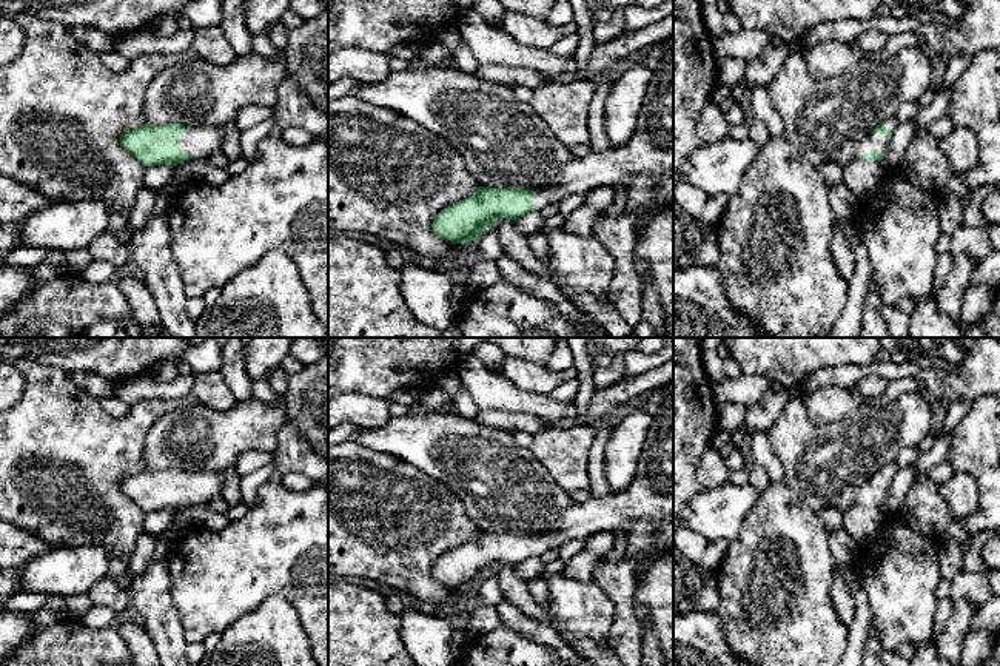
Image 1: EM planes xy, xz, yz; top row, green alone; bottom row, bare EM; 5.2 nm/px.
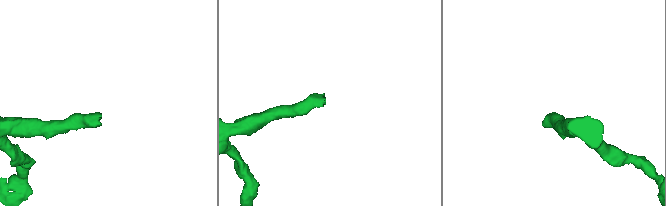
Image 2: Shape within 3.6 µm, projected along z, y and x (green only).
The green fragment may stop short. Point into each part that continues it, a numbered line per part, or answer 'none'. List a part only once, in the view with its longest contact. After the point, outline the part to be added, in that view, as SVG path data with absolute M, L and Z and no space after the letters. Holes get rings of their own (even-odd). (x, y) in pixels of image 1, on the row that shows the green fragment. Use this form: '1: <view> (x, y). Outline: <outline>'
1: xy (199, 142). Outline: M190 125L186 133L179 136L179 146L188 154L188 159L174 166L173 180L159 193L165 197L183 191L193 180L191 163L210 157L222 150L222 130L219 126Z

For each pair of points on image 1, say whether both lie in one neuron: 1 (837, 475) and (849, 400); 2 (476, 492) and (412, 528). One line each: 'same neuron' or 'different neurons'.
1: different neurons
2: different neurons

